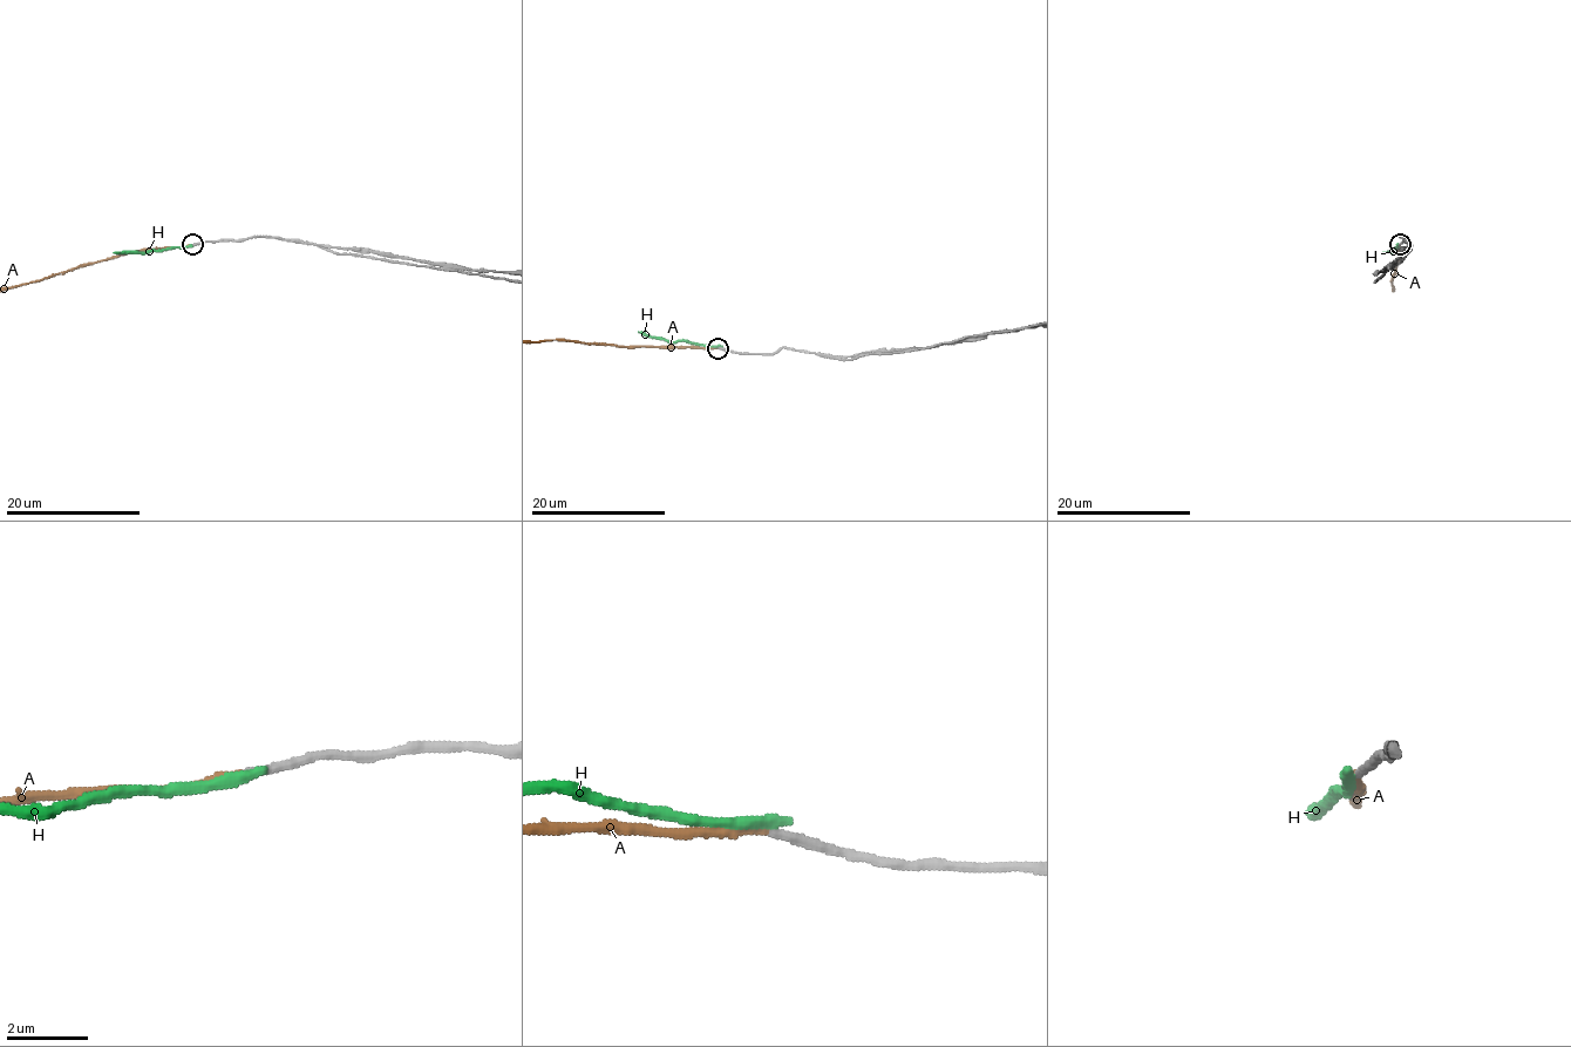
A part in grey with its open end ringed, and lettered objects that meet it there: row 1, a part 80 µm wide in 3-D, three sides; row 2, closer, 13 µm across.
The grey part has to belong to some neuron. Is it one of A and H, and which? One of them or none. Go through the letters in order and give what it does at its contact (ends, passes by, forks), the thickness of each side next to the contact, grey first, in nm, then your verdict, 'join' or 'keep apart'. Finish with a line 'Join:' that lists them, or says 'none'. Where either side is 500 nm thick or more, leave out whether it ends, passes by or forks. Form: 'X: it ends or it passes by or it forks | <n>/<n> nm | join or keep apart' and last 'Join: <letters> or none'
A: it ends | 220/240 nm | join
H: it ends | 240/320 nm | keep apart
Join: A

